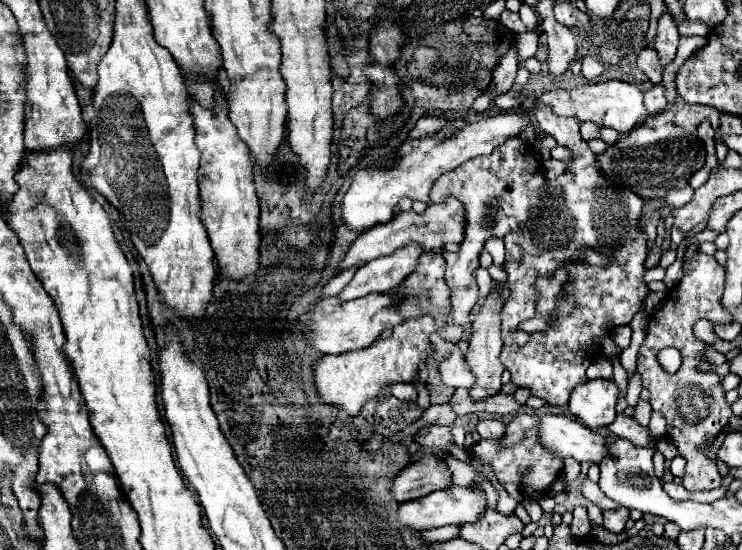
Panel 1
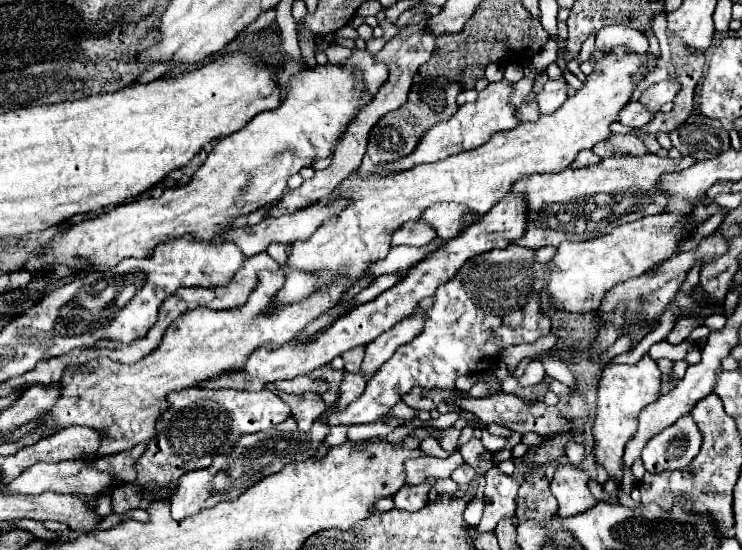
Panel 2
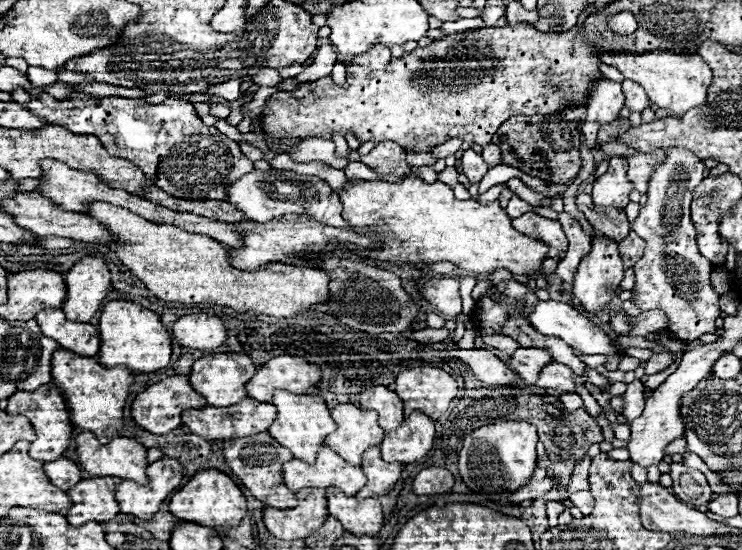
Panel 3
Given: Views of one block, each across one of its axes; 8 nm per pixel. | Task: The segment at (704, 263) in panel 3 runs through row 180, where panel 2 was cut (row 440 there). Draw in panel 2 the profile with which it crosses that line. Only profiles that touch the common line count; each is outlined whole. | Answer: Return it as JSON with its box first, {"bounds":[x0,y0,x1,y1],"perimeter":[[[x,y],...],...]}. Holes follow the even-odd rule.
{"bounds":[642,416,700,472],"perimeter":[[[682,416],[676,424],[658,432],[642,450],[644,468],[648,472],[682,470],[700,452],[700,432],[692,416]]]}

